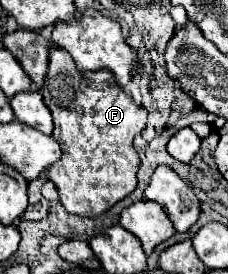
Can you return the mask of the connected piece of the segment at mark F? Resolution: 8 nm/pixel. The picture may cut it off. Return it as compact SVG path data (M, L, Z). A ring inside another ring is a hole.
M52 46L50 50L50 66L42 86L42 96L52 112L54 126L60 130L58 140L62 146L62 158L50 166L48 178L54 182L60 194L60 202L68 214L82 218L100 216L136 188L136 172L140 162L132 140L144 130L148 112L142 106L136 106L134 100L124 94L124 90L114 82L114 76L108 70L80 72L72 56L68 56L66 50L60 50L56 46Z

